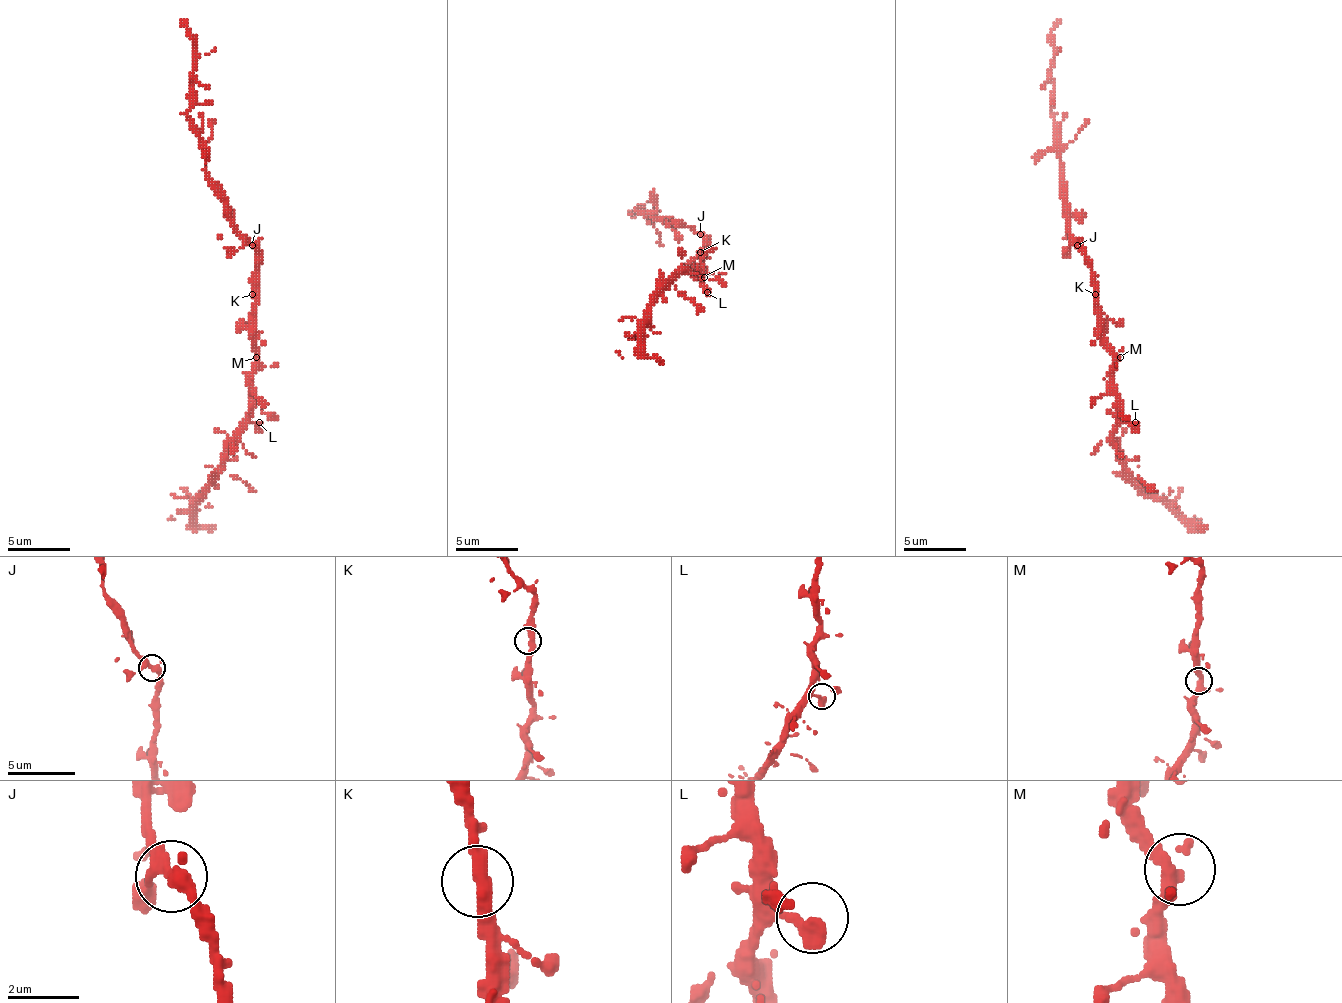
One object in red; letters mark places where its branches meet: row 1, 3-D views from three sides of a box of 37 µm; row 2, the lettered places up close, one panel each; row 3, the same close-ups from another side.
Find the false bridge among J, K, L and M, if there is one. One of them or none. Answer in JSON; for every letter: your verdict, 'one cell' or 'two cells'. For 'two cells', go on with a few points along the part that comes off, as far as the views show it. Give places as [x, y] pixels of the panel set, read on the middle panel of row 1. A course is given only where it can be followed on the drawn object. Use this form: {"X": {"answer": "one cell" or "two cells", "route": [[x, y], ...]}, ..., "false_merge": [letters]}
{"J": {"answer": "one cell"}, "K": {"answer": "one cell"}, "L": {"answer": "one cell"}, "M": {"answer": "one cell"}, "false_merge": []}

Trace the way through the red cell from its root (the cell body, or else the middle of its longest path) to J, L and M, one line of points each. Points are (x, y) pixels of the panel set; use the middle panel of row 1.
J: (704, 255), (704, 236), (700, 233)
L: (704, 255), (704, 270), (700, 270), (697, 280), (707, 292)
M: (704, 255), (704, 277)

